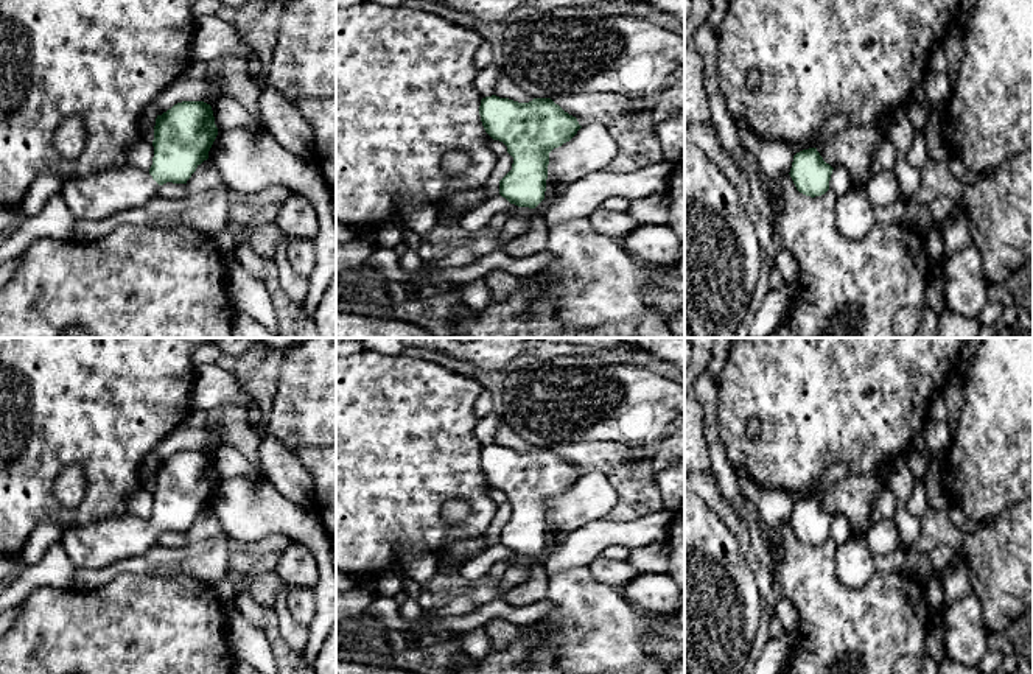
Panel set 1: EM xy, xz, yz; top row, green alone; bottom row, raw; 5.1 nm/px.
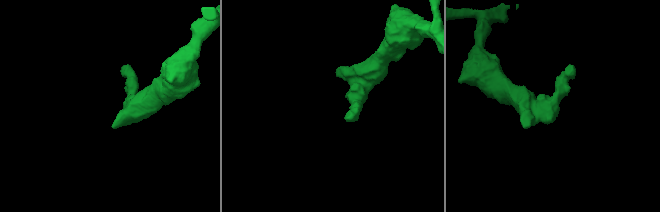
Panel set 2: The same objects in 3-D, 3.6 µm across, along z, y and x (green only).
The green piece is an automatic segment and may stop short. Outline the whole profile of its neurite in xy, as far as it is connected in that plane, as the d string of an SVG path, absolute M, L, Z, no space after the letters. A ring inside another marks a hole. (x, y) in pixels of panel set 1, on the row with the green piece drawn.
M177 103L156 118L149 170L128 163L73 177L64 182L62 199L76 219L86 221L101 221L140 207L157 196L160 185L187 184L196 168L208 159L216 135L210 104Z

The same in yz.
M817 148L793 156L790 177L797 190L806 196L821 196L829 190L832 167L823 160Z

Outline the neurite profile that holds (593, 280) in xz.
M685 156L674 163L666 191L669 198L669 227L681 241L681 257L675 265L643 268L618 240L597 233L587 218L548 227L548 266L540 271L548 282L540 293L541 300L555 304L559 321L569 328L588 330L601 324L638 322L646 314L658 314L667 325L683 311L661 311L644 299L646 288L674 293L685 299Z

